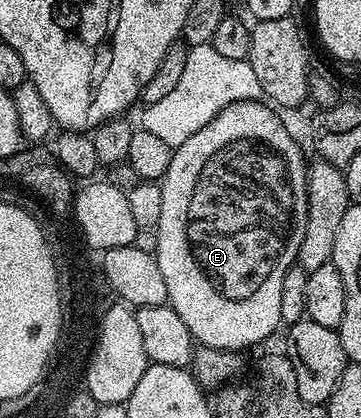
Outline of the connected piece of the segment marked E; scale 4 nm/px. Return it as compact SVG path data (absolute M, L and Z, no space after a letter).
M237 100L229 104L201 132L193 132L185 144L174 147L169 164L169 172L161 179L161 220L158 224L159 239L157 252L154 254L157 264L161 268L161 276L165 276L167 301L185 320L185 328L189 328L191 337L199 346L208 346L218 350L234 350L247 352L250 346L263 342L275 329L280 329L281 323L281 284L285 280L285 272L296 265L301 239L305 237L305 220L307 219L307 168L308 159L303 159L303 150L299 142L287 131L287 126L274 114L266 101L247 102L251 100Z

